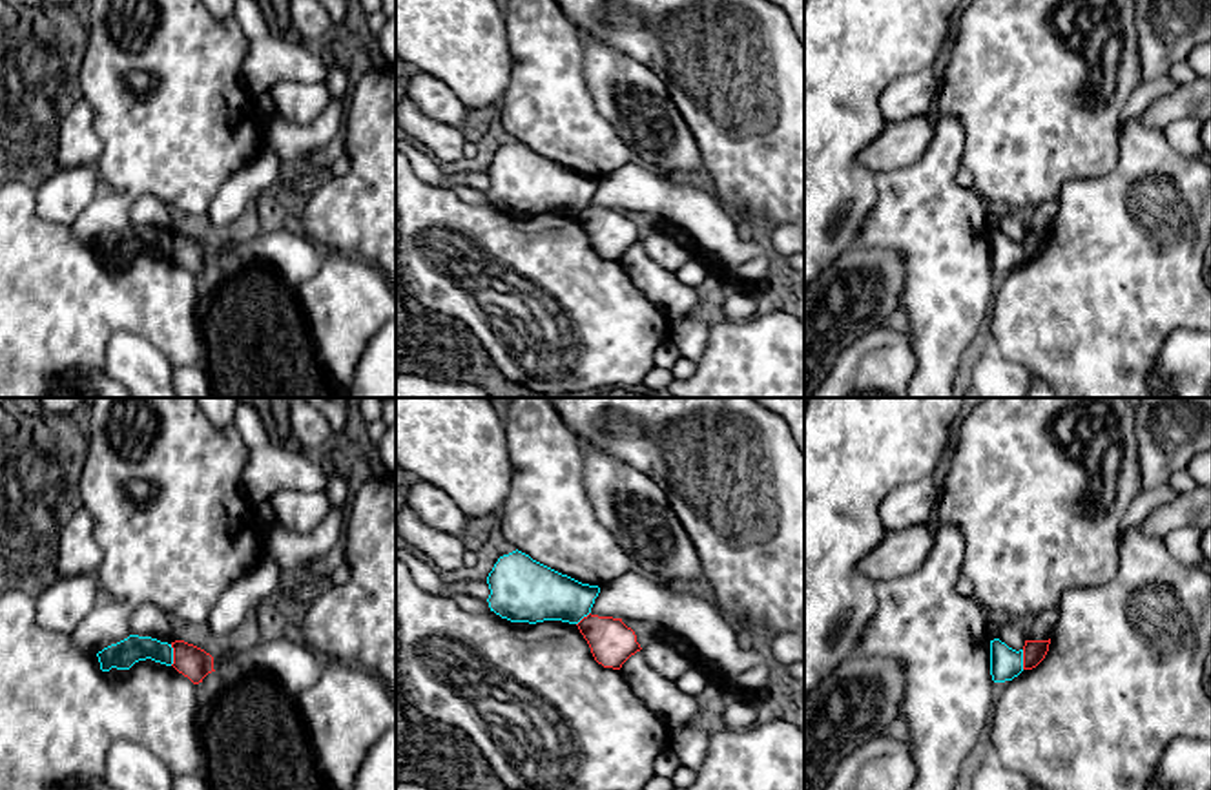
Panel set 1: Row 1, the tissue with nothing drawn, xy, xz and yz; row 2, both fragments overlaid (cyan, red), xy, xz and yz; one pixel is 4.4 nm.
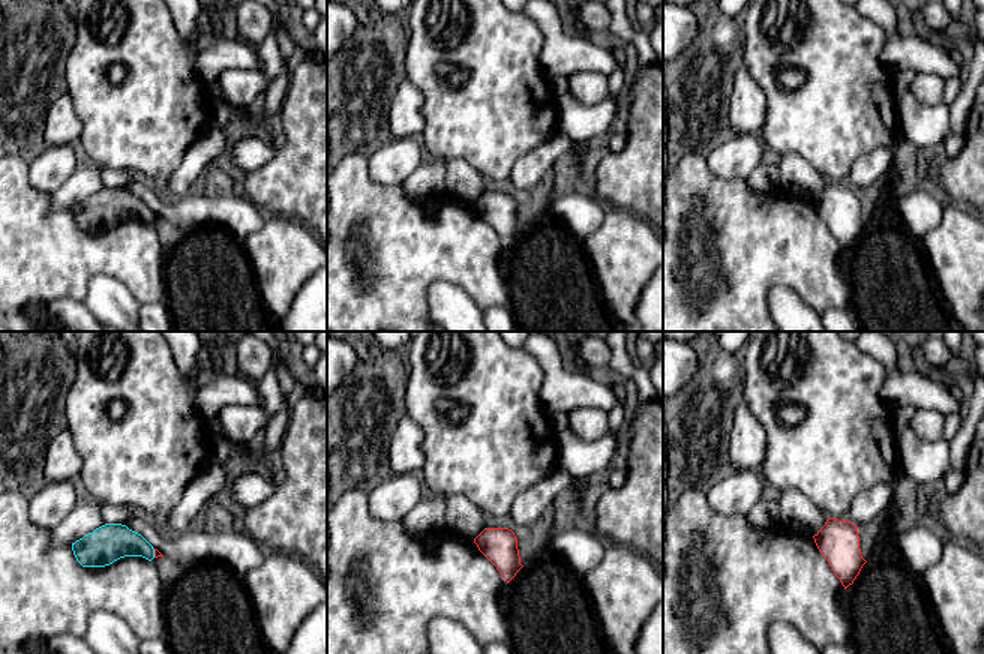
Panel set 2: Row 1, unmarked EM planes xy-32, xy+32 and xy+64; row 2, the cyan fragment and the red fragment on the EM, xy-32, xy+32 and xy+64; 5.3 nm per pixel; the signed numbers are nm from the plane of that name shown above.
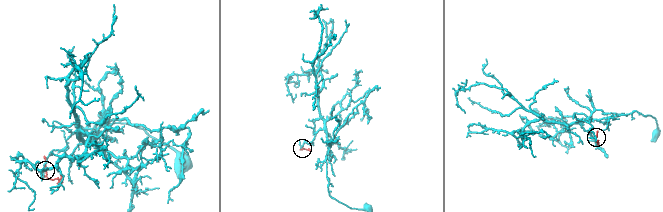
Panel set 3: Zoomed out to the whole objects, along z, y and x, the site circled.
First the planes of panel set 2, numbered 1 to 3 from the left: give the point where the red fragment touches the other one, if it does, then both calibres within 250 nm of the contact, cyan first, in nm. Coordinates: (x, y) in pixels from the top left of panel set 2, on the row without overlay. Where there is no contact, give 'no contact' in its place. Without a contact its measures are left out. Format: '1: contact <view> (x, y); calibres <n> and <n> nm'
1: contact xy-32 (153, 216); calibres 200 and 30 nm
2: no contact
3: no contact

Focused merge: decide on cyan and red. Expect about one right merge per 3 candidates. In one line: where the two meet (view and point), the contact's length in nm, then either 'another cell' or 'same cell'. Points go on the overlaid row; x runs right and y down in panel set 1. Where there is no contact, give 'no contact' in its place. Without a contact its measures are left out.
xy (172, 655) | 100 nm | another cell

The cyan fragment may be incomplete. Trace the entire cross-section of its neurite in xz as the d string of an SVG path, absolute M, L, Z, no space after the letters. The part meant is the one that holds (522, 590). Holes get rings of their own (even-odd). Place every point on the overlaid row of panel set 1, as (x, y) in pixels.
M522 551L503 555L487 577L491 611L511 622L578 624L591 613L598 586L582 584Z

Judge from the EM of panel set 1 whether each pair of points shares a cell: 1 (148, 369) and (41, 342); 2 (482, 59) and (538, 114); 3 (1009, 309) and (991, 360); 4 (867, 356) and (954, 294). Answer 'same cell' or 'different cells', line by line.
1: different cells
2: different cells
3: different cells
4: different cells

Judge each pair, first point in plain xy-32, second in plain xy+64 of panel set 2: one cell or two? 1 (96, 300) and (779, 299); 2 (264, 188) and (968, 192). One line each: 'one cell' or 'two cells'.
1: one cell
2: one cell

